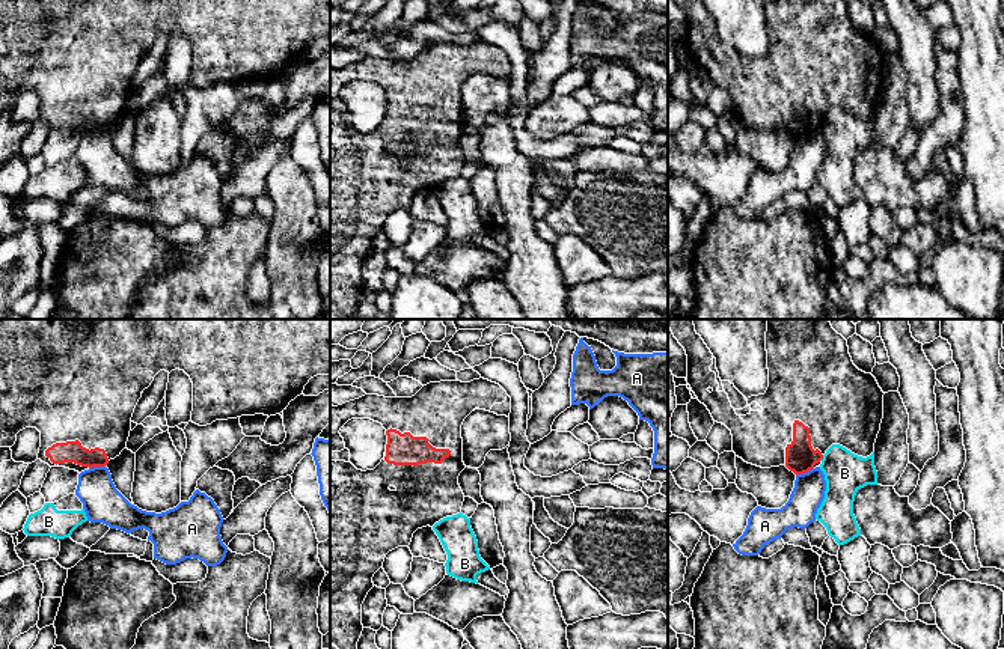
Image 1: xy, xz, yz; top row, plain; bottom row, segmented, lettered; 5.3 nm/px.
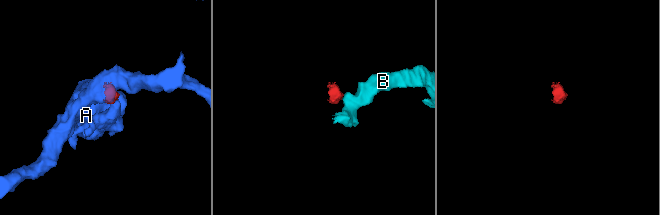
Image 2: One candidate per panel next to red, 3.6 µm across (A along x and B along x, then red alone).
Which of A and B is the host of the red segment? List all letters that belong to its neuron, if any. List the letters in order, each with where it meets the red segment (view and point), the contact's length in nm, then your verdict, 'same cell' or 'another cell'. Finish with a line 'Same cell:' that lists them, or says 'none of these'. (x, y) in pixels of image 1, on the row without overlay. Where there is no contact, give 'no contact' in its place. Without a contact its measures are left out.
A: meets red in yz at (804, 134); contact 110 nm long; another cell
B: meets red in yz at (822, 121); contact 40 nm long; another cell
Same cell: none of these

